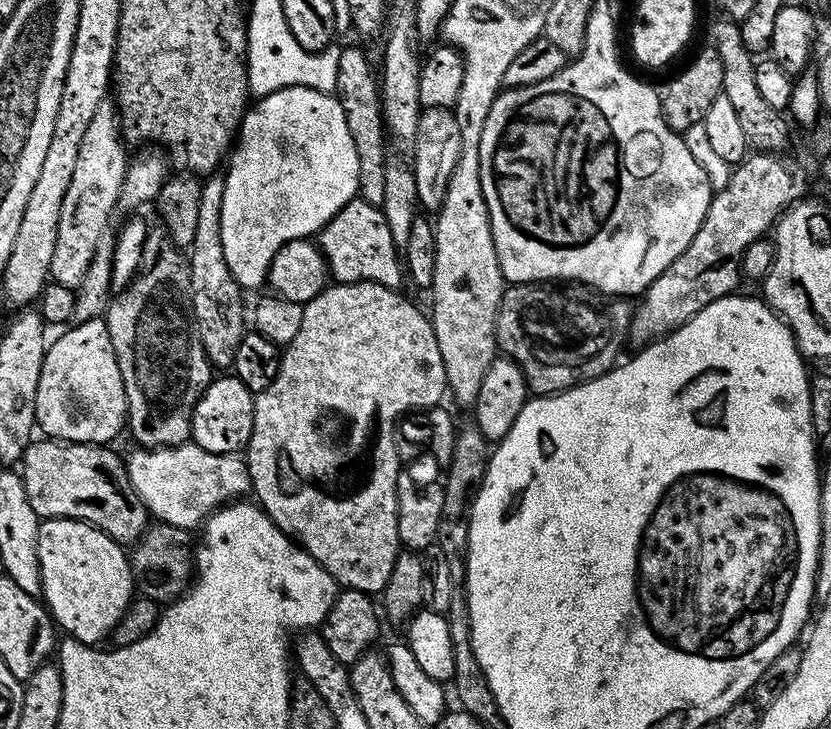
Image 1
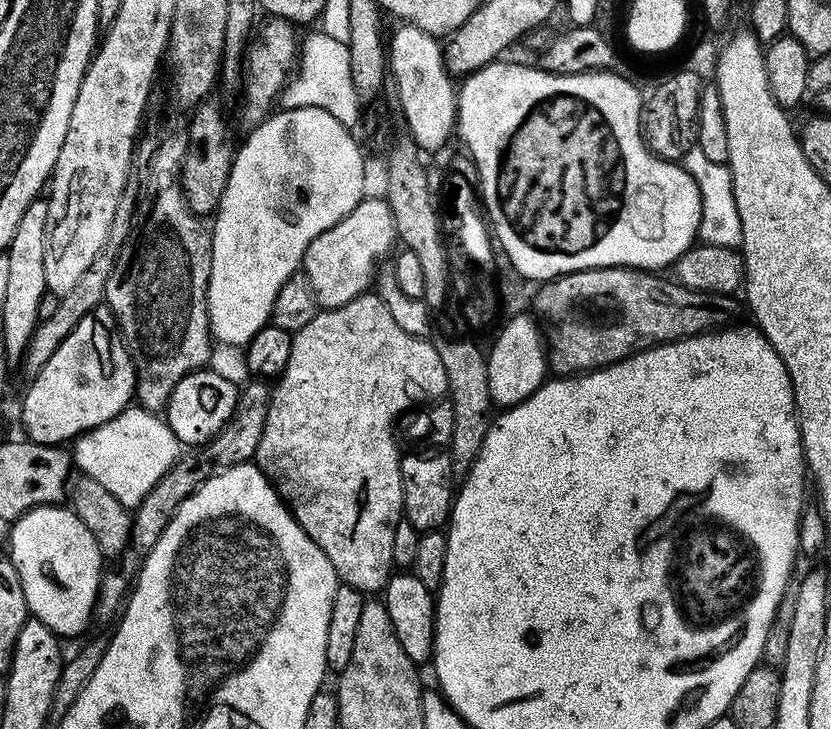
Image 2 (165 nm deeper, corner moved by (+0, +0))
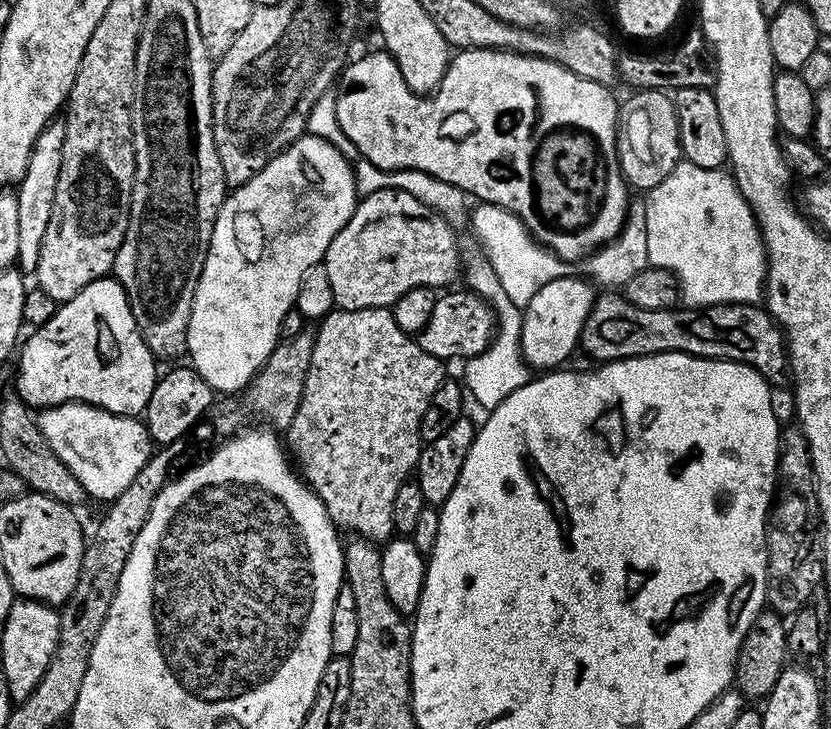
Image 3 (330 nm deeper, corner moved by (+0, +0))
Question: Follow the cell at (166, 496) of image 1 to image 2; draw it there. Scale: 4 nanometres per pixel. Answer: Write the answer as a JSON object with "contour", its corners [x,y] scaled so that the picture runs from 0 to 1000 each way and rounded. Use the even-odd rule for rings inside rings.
{"contour":[[[155,557],[144,569],[132,573],[132,579],[100,593],[91,599],[89,613],[90,641],[100,652],[113,656],[113,661],[123,661],[123,667],[155,700],[162,698],[171,683],[190,667],[190,656],[219,624],[217,602],[205,590],[201,575],[167,557]]]}

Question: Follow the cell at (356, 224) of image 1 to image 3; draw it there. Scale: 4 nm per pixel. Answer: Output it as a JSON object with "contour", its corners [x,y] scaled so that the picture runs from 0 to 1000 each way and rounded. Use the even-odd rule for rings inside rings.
{"contour":[[[538,401],[528,407],[522,420],[522,431],[517,431],[517,442],[513,442],[513,447],[503,458],[508,480],[532,497],[552,495],[555,491],[580,486],[597,454],[597,429],[572,401]]]}

